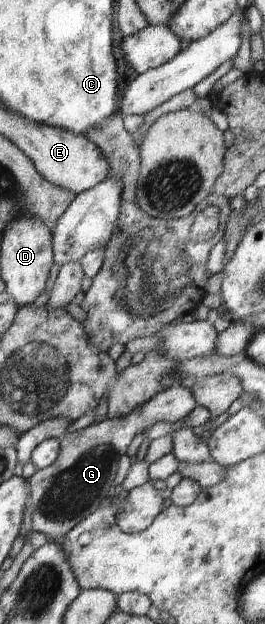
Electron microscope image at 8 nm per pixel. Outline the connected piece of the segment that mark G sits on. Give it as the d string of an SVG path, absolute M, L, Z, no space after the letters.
M182 386L171 387L161 391L146 401L142 407L124 415L124 417L108 418L101 422L93 422L88 427L78 431L65 433L59 440L60 451L56 461L44 469L37 469L28 479L30 485L30 499L28 499L29 510L32 513L32 530L44 535L51 541L56 541L58 537L66 535L82 519L92 515L108 496L108 492L113 487L114 478L120 457L126 455L128 445L134 437L148 428L162 422L173 423L181 421L197 406L192 395L191 388Z

